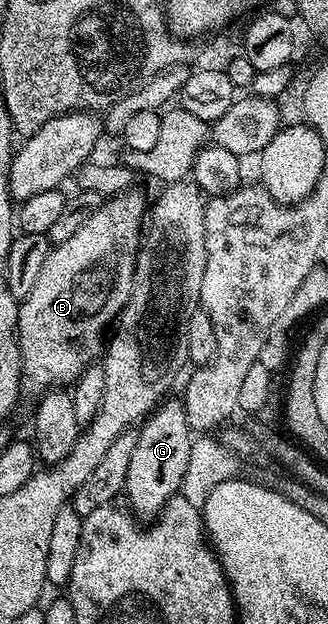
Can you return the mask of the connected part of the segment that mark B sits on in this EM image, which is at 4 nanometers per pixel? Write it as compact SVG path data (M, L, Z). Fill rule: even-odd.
M136 192L114 194L102 201L101 207L63 244L50 249L39 280L27 297L20 299L17 308L17 339L21 349L21 377L26 391L40 396L54 388L76 383L81 373L102 357L106 345L105 326L116 323L121 309L133 291L133 274L137 270L137 251L143 245L143 227L147 222L147 202Z

